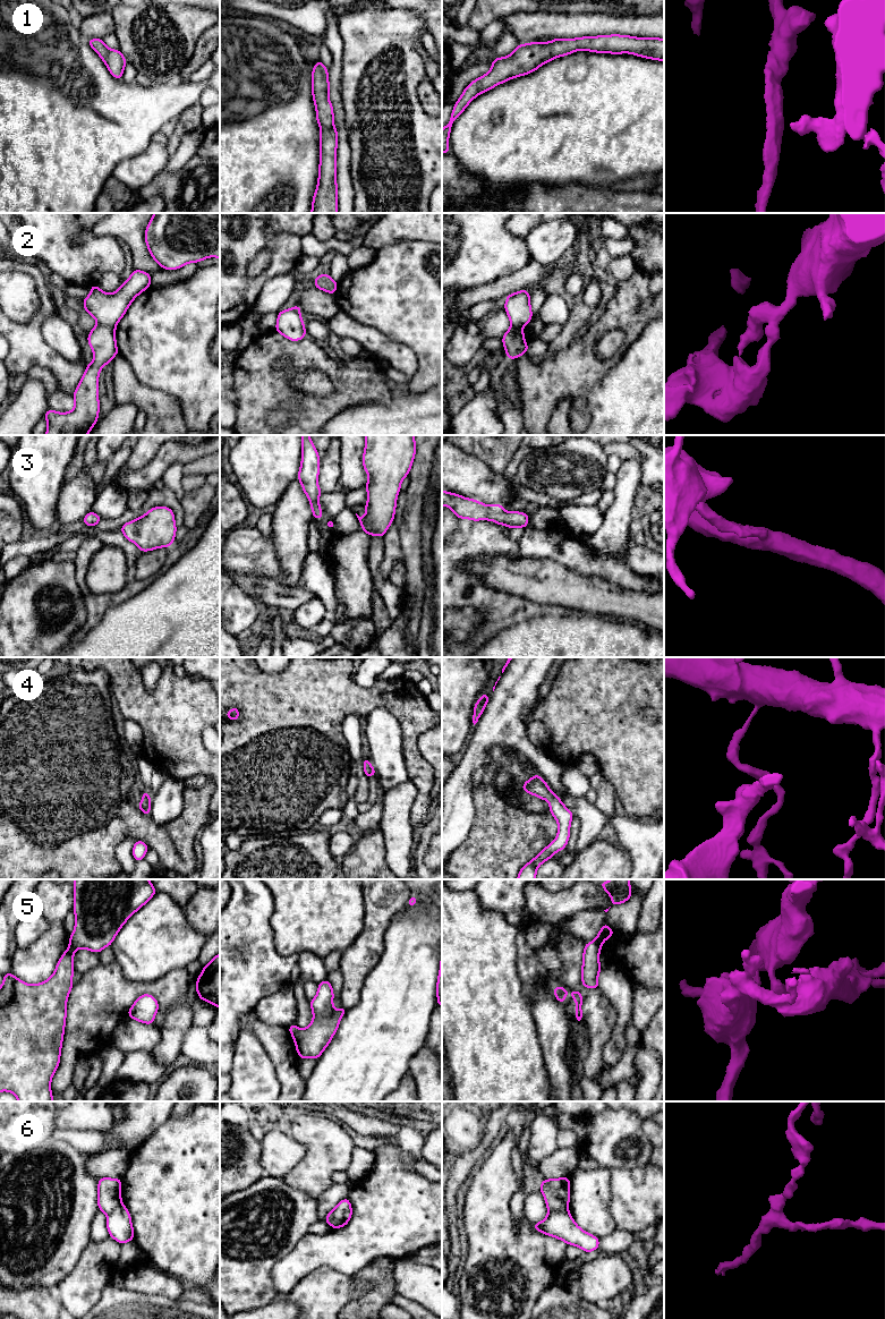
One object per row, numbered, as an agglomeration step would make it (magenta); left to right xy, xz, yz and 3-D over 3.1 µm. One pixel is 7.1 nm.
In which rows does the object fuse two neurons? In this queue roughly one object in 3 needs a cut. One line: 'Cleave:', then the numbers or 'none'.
Cleave: 2, 5, 6

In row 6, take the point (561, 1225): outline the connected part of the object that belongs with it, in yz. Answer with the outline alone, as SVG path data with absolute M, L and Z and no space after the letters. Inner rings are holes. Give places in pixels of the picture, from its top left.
M548 1209L545 1219L533 1224L533 1228L564 1241L568 1245L579 1246L584 1252L592 1252L598 1249L599 1237L581 1229L575 1223L569 1210L554 1211Z

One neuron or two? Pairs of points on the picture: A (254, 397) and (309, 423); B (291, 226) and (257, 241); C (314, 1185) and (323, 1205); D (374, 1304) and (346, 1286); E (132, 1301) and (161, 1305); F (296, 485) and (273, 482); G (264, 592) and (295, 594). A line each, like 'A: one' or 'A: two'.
A: one
B: two
C: two
D: two
E: one
F: two
G: one

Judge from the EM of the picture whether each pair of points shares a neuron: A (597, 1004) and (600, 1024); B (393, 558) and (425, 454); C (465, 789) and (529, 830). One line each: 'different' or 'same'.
A: same
B: different
C: different

